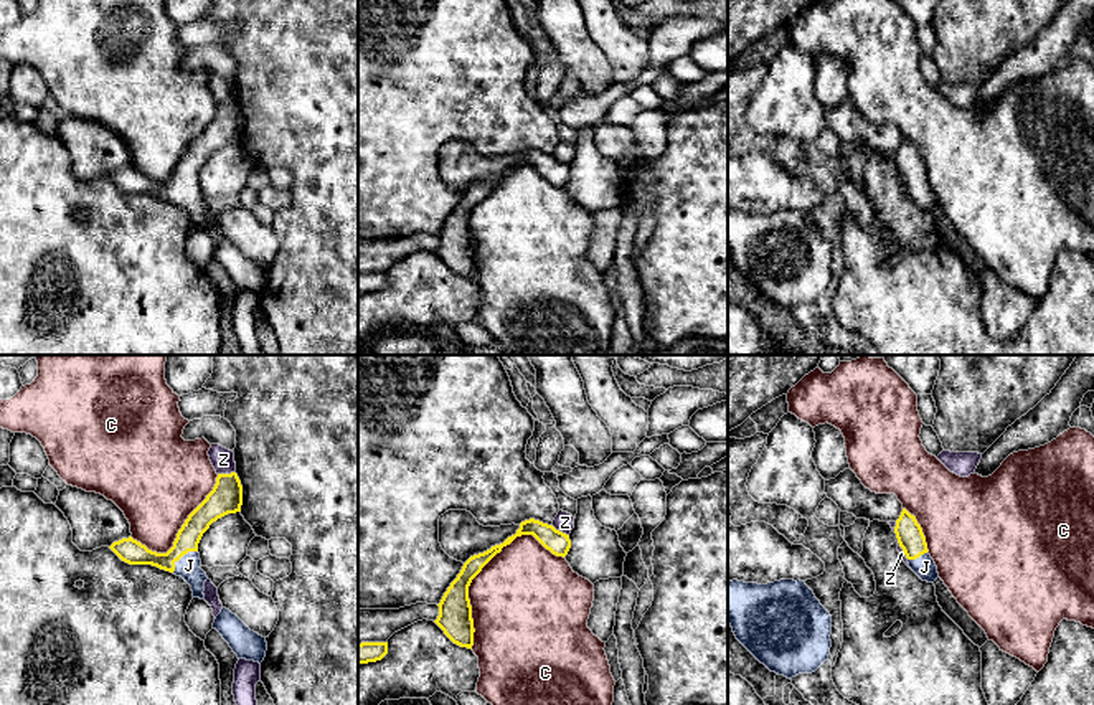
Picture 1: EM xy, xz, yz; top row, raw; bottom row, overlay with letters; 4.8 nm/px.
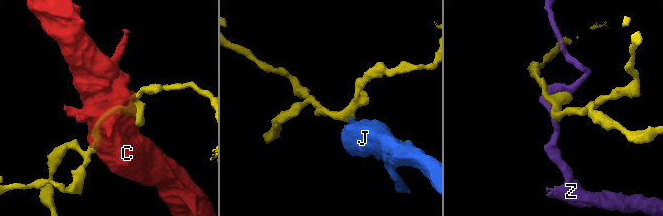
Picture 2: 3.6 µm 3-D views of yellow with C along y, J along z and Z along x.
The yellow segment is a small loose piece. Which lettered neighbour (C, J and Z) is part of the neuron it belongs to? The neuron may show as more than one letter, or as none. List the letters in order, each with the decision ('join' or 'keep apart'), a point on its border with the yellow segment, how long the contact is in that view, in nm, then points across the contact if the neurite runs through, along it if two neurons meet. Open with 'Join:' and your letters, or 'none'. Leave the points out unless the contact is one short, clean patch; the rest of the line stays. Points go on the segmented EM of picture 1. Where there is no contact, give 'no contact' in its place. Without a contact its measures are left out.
Join: J
C: keep apart | xz (482, 567) | 650 nm
J: join | xy (182, 555) | 170 nm | across xy (132, 552), (154, 558), (182, 555), (188, 565)
Z: keep apart | xy (226, 474) | 90 nm

